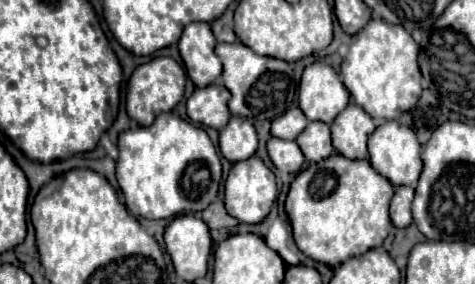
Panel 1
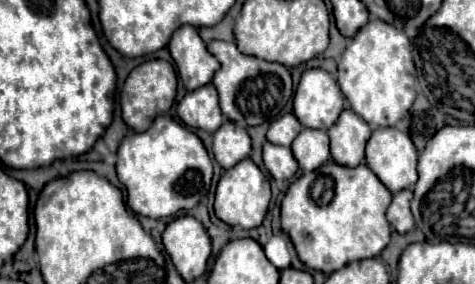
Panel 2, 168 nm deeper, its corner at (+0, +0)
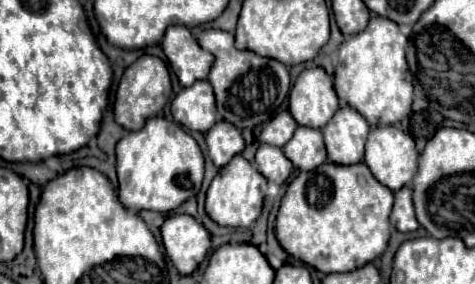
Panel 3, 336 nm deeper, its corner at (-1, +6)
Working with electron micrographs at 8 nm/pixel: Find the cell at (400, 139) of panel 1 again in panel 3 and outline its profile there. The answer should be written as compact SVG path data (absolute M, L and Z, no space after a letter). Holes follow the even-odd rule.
M377 126L369 132L367 144L365 144L365 162L367 162L369 170L375 174L375 178L379 182L383 182L387 188L391 188L393 192L411 184L415 170L417 170L417 158L419 158L419 152L415 148L413 138L409 134L405 134L401 128Z

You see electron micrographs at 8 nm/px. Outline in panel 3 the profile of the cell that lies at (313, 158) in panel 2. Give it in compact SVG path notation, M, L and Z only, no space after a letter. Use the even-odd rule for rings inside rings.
M299 126L299 130L295 130L295 138L283 146L283 152L293 162L293 166L301 170L313 170L327 160L321 130L307 126Z

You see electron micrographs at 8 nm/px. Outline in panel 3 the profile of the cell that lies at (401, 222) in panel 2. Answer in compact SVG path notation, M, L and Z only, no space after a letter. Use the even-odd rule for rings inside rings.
M409 186L401 188L395 192L395 204L393 204L393 212L391 212L391 224L401 230L401 232L413 232L419 228L419 222L415 218L415 210L413 210L413 190Z

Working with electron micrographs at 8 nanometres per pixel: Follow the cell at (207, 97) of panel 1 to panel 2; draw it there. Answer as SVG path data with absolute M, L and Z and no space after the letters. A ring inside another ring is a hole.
M206 84L194 92L188 92L178 102L176 112L188 128L216 132L222 124L222 112L218 106L218 92L214 84Z

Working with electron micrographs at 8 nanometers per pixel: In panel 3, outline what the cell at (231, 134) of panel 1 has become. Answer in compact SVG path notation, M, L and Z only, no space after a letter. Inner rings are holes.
M219 120L205 134L205 140L207 140L209 156L217 168L229 164L231 158L235 154L241 154L245 148L245 140L243 140L239 128L235 128L231 122L225 122L225 120Z

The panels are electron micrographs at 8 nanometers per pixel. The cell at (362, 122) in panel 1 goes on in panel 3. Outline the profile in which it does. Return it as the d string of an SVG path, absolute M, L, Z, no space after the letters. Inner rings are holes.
M341 106L321 132L325 136L327 156L331 162L355 164L363 160L369 124L355 108Z

